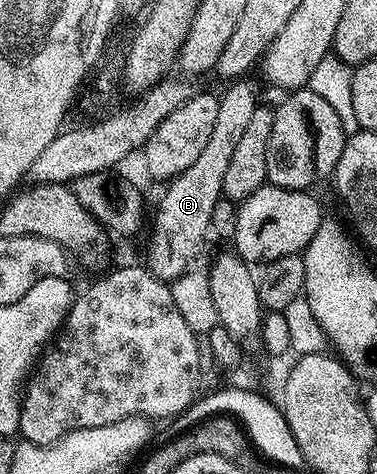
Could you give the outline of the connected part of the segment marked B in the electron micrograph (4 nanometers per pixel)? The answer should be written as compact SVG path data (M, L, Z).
M238 80L227 86L230 87L218 98L216 125L212 127L212 136L208 136L208 144L204 144L199 158L184 168L184 172L169 179L167 186L170 187L163 192L162 199L158 202L158 211L154 214L154 231L150 234L150 247L146 250L144 266L155 278L167 284L187 273L189 266L186 265L193 260L202 241L208 238L213 208L222 193L228 160L232 158L232 152L236 150L244 128L248 128L248 123L252 120L256 99L249 84L246 80Z

